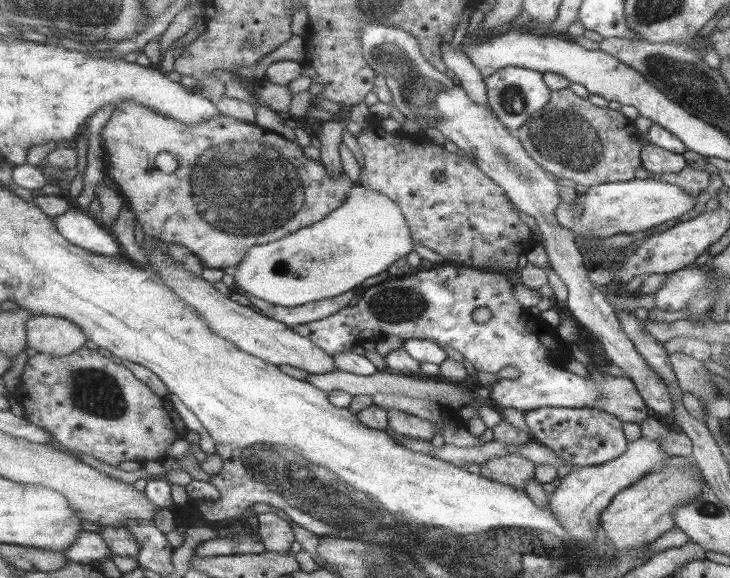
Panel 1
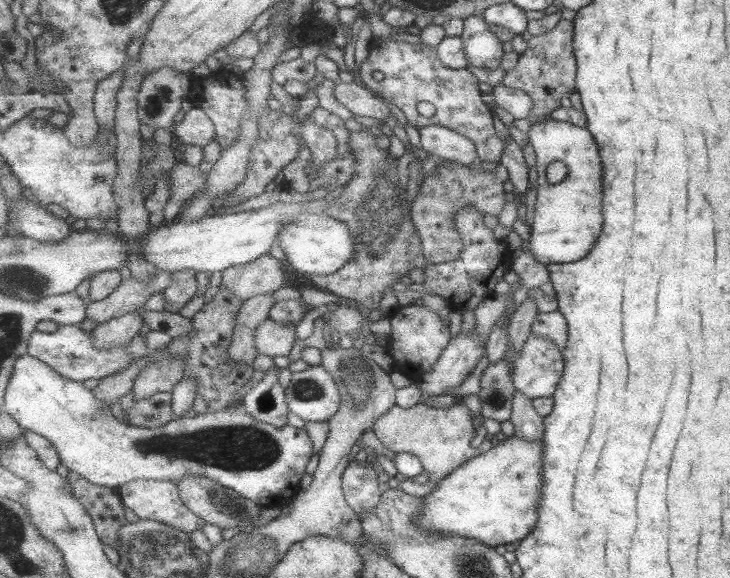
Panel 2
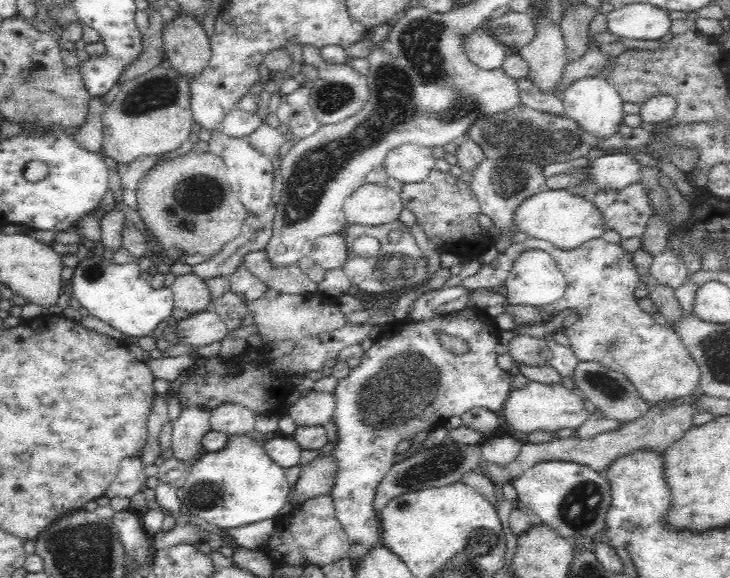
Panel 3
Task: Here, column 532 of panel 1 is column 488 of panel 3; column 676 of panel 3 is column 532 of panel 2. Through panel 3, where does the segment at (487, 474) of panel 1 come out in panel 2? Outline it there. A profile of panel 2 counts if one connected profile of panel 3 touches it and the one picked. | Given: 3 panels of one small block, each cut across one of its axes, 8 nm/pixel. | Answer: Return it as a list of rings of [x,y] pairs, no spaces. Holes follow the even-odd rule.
[[[518,391],[511,398],[510,421],[516,437],[530,441],[541,439],[544,434],[543,417],[535,412],[532,399]]]

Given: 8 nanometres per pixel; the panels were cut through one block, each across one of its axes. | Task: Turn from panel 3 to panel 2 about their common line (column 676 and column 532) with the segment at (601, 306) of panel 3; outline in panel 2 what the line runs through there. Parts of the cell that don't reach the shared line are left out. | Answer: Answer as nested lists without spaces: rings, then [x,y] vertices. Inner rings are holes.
[[[530,335],[513,359],[510,380],[515,391],[527,398],[548,398],[555,393],[563,369],[562,354],[551,340]]]

